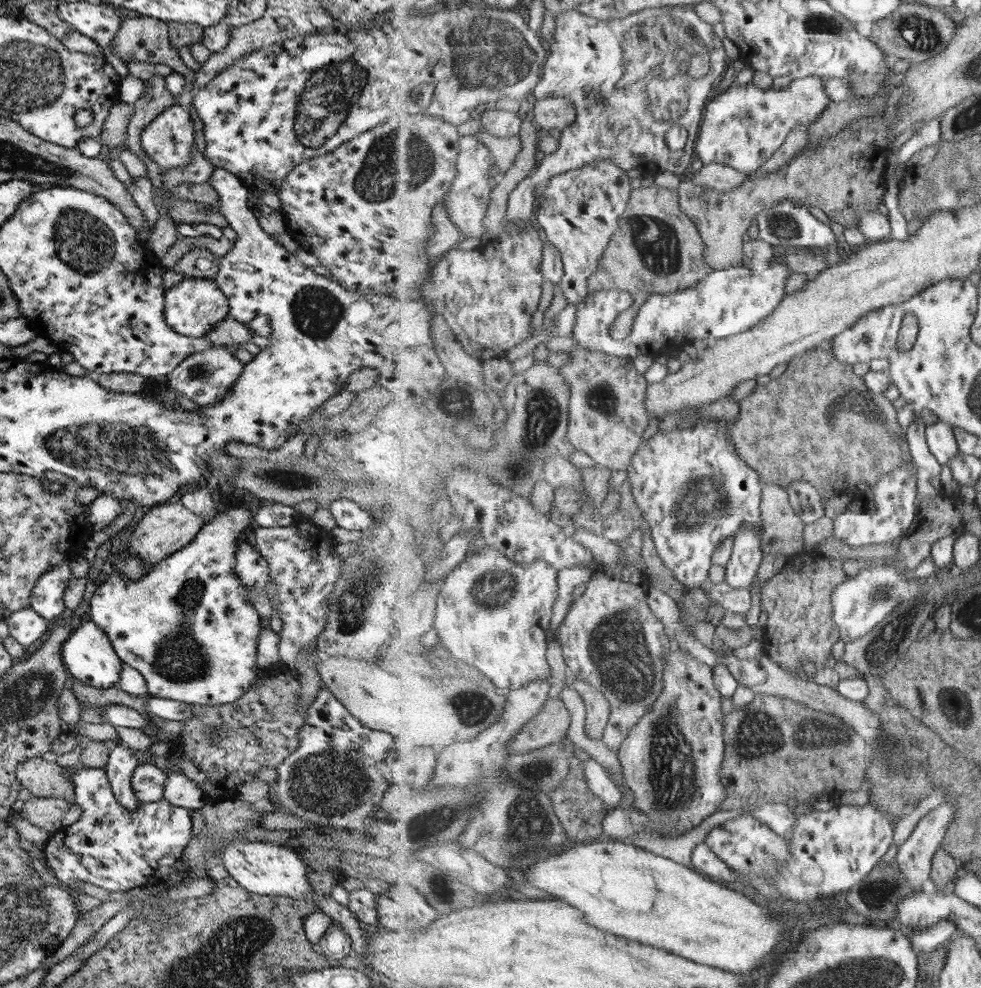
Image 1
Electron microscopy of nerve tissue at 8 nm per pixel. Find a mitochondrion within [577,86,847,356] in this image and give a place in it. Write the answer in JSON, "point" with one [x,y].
{"point":[657,244]}

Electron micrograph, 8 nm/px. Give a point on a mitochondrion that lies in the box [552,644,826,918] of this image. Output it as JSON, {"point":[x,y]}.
{"point":[672,783]}

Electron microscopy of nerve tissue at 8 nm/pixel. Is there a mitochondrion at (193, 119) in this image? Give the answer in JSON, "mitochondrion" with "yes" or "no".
{"mitochondrion":"no"}

